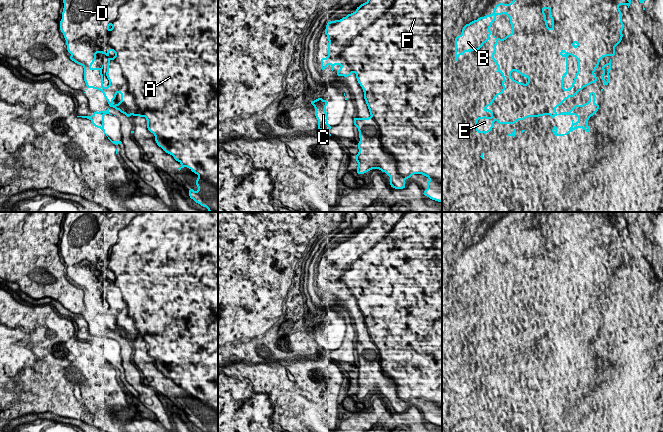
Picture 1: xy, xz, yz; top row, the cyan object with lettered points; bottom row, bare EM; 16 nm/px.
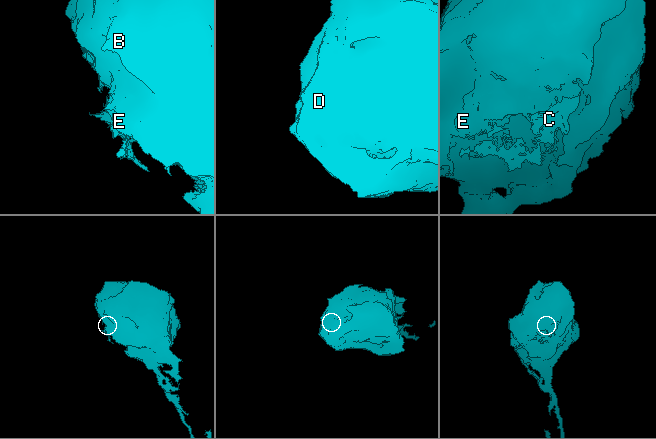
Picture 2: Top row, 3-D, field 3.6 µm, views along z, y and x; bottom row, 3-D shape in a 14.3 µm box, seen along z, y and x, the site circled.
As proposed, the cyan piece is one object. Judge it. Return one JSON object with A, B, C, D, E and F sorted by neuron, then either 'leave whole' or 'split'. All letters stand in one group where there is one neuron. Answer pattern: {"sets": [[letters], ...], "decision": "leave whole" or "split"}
{"sets": [["A", "B", "C", "D", "E", "F"]], "decision": "leave whole"}

